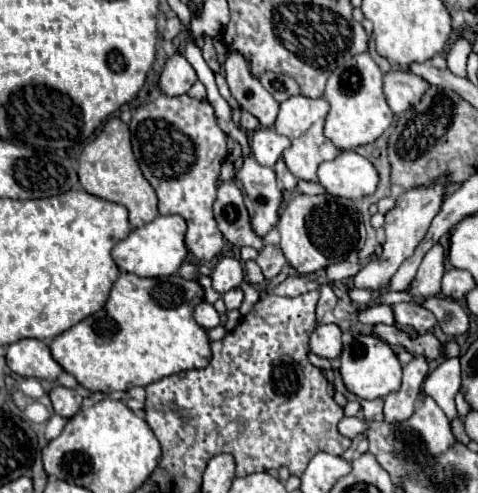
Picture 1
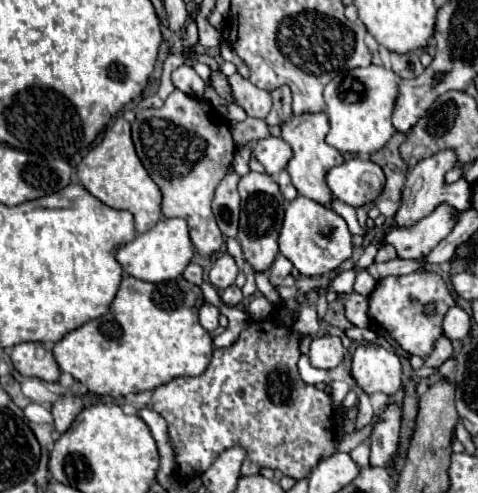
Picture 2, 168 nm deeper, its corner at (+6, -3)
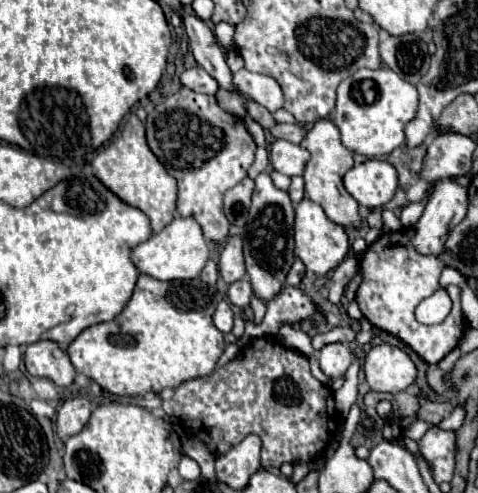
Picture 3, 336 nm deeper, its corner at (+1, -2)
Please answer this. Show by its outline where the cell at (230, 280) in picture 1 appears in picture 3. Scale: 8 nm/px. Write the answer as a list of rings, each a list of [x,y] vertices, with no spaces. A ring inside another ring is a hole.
[[[241,235],[227,237],[225,249],[219,257],[219,275],[227,283],[235,283],[245,277],[245,261],[243,261],[243,241]]]

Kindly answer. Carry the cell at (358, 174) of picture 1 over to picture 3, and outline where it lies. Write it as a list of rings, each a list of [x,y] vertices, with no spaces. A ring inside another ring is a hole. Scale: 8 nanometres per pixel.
[[[369,159],[347,171],[345,189],[367,209],[381,207],[397,191],[397,171],[387,161]]]

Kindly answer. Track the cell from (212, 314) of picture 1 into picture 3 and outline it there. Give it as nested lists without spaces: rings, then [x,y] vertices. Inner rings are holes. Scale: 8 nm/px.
[[[221,301],[217,305],[217,311],[213,315],[213,321],[215,321],[215,327],[219,331],[223,331],[223,333],[229,333],[233,329],[233,311],[231,311],[231,307],[229,307],[227,301]]]

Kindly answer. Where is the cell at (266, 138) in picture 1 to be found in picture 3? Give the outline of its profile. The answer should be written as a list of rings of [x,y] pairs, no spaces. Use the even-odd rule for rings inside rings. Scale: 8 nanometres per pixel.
[[[277,139],[271,145],[269,157],[271,157],[273,169],[287,175],[287,177],[303,175],[307,163],[309,163],[309,151],[295,145],[295,143],[289,143],[285,139]]]

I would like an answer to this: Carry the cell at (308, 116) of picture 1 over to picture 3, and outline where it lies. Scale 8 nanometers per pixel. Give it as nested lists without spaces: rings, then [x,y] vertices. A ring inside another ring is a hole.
[[[321,119],[309,129],[309,133],[303,139],[301,147],[305,147],[311,153],[311,159],[309,159],[305,175],[303,175],[307,197],[311,201],[319,203],[323,207],[325,215],[333,223],[337,223],[337,225],[341,225],[345,229],[351,227],[351,229],[359,231],[361,225],[363,225],[363,219],[359,215],[359,203],[343,187],[343,175],[353,167],[353,155],[351,155],[351,151],[347,147],[343,147],[339,129],[329,119]]]

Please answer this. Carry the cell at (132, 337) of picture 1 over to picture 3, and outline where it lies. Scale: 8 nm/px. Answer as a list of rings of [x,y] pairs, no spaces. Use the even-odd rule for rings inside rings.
[[[141,275],[123,313],[109,323],[87,327],[67,353],[77,373],[91,377],[113,395],[175,389],[189,379],[213,373],[225,351],[223,333],[213,325],[215,307],[217,291],[201,279],[167,283]]]

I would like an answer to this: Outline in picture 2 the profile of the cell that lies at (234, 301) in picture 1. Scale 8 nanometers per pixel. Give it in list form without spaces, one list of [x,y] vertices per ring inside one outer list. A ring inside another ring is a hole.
[[[236,284],[228,286],[226,290],[222,290],[222,302],[228,304],[228,306],[236,306],[236,304],[240,304],[242,298],[244,298],[244,296],[242,296],[242,290],[240,290]]]

